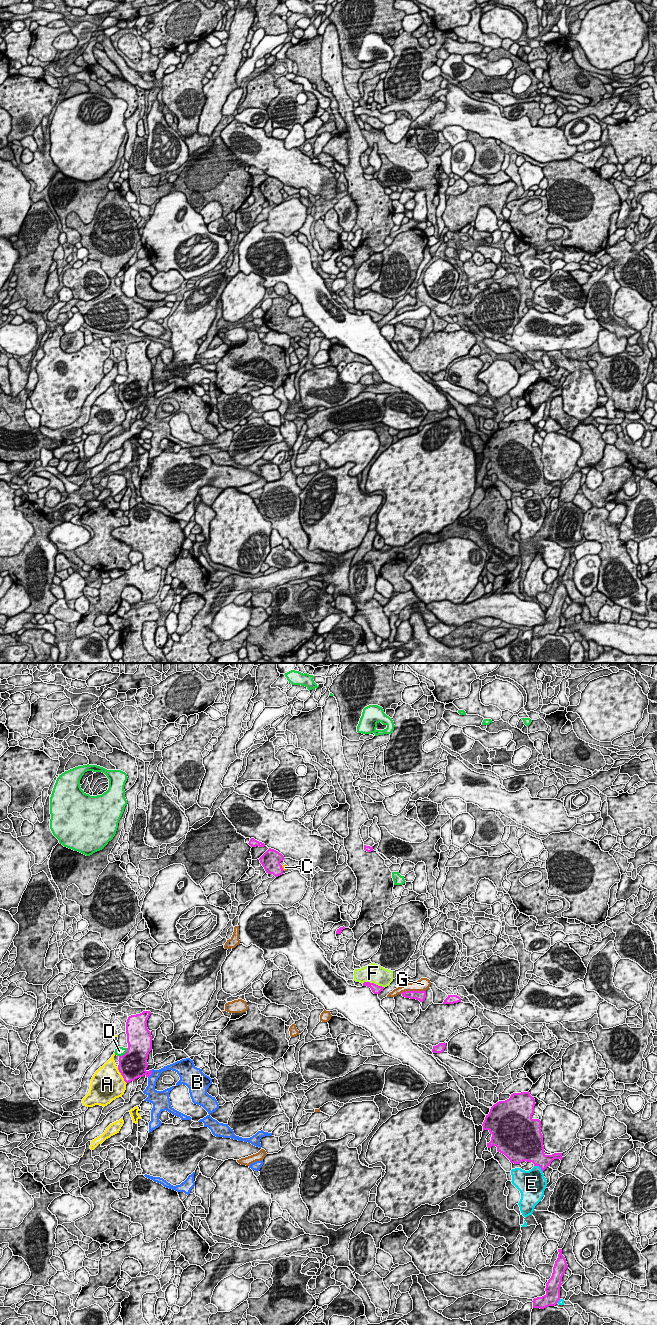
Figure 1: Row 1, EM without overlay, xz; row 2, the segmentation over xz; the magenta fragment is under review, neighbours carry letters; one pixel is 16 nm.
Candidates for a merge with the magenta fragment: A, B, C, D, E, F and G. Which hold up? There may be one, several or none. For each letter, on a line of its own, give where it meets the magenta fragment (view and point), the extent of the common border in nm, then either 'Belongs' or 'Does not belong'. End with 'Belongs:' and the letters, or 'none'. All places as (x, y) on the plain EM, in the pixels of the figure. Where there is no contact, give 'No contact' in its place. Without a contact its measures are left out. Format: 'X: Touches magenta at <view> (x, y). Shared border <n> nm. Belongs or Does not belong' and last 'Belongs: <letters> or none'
A: Touches magenta at xz (122, 403). Shared border 300 nm. Does not belong
B: Touches magenta at xz (150, 402). Shared border 140 nm. Belongs
C: Touches magenta at xz (282, 196). Shared border 100 nm. Does not belong
D: Touches magenta at xz (125, 381). Shared border 200 nm. Does not belong
E: Touches magenta at xz (539, 494). Shared border 190 nm. Does not belong
F: Touches magenta at xz (373, 311). Shared border 380 nm. Does not belong
G: Touches magenta at xz (412, 319). Shared border 420 nm. Does not belong
Belongs: B

